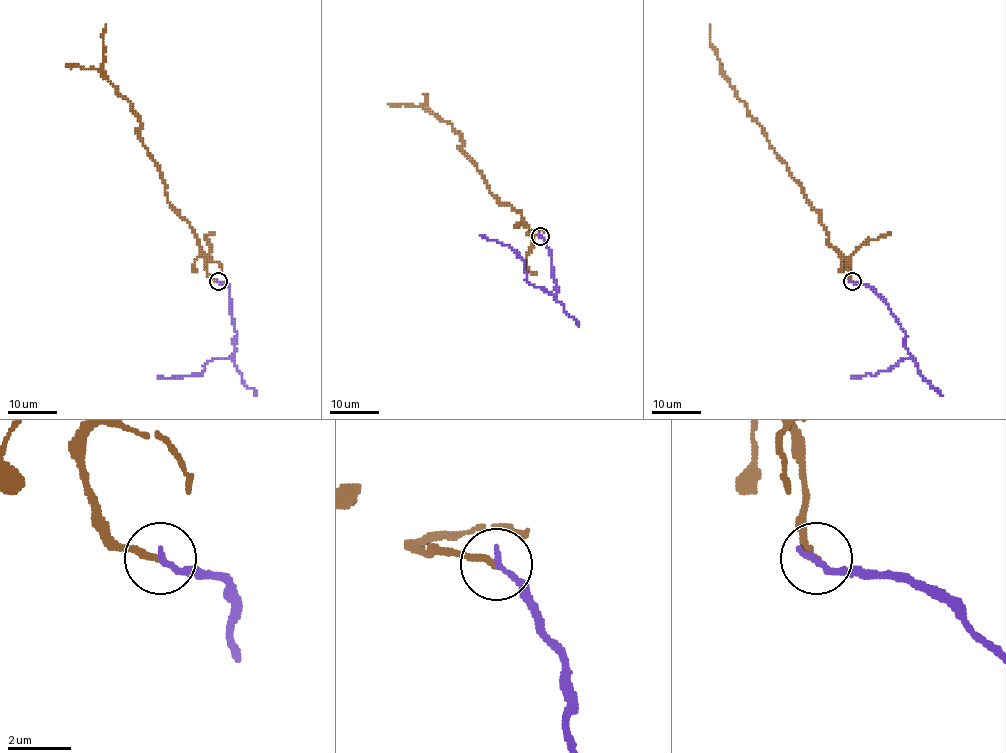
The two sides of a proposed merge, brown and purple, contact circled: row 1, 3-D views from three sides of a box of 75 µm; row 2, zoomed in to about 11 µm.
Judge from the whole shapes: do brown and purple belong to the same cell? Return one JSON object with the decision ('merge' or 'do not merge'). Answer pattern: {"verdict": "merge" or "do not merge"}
{"verdict": "merge"}

